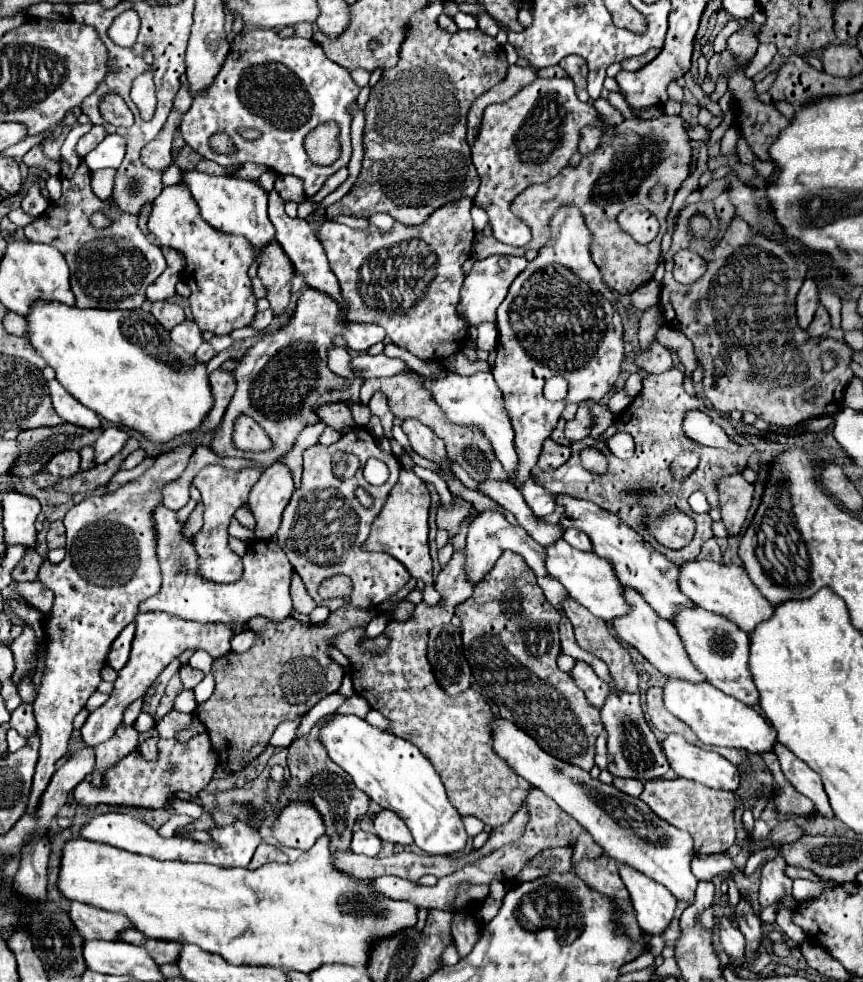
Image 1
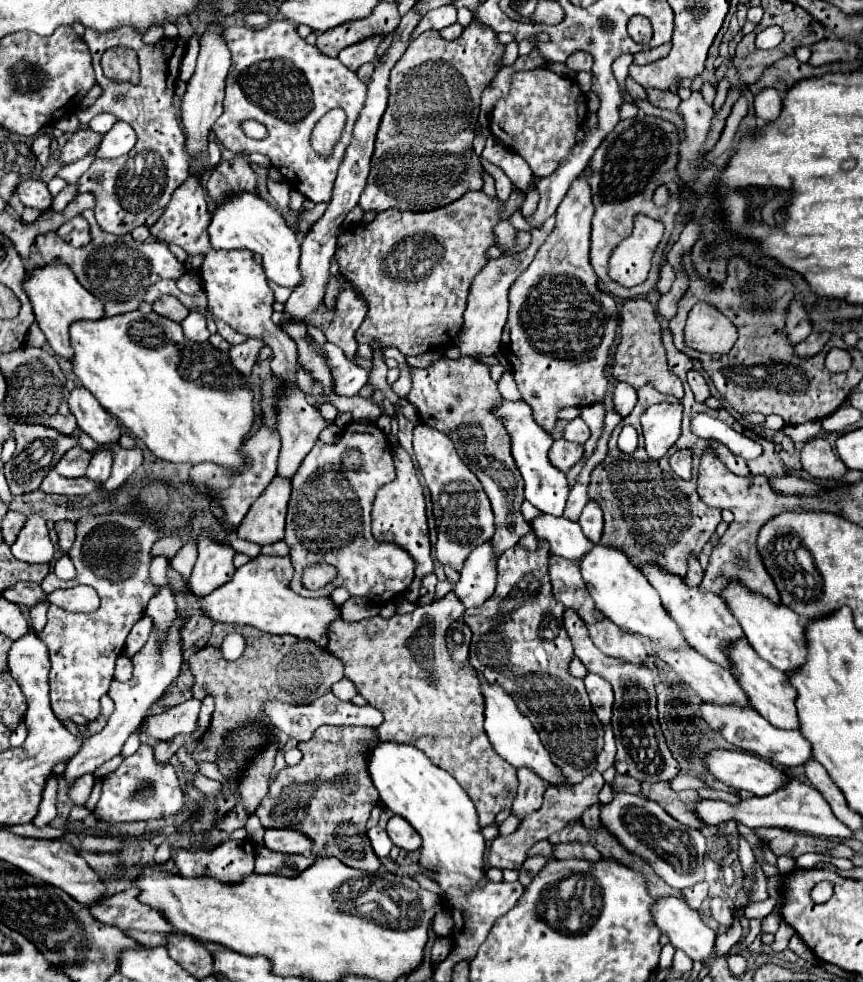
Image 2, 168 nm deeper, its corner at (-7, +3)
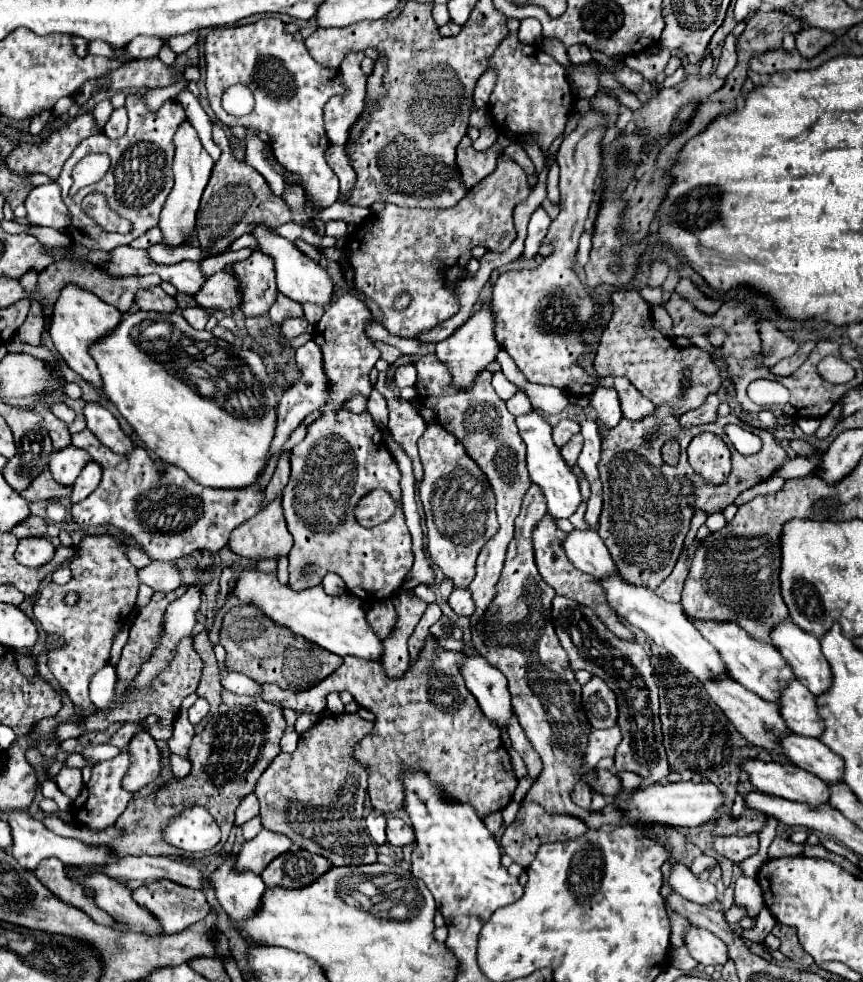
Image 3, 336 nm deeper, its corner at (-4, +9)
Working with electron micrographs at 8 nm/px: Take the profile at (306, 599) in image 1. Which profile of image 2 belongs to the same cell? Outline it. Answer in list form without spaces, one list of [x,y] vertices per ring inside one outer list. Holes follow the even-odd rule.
[[[450,591],[442,599],[434,599],[428,605],[418,605],[408,615],[394,615],[392,619],[382,619],[380,615],[362,619],[356,623],[346,623],[336,619],[330,623],[330,651],[338,659],[344,661],[344,673],[348,679],[354,681],[358,693],[376,709],[382,711],[384,723],[376,729],[380,739],[384,741],[398,741],[398,743],[412,743],[422,749],[430,759],[446,769],[468,793],[474,801],[480,825],[492,825],[494,817],[512,805],[514,795],[518,791],[516,769],[510,767],[496,751],[490,747],[484,731],[484,699],[480,691],[480,679],[472,665],[456,665],[452,663],[448,649],[446,649],[446,629],[452,621],[456,621],[464,613],[464,605],[454,593]]]

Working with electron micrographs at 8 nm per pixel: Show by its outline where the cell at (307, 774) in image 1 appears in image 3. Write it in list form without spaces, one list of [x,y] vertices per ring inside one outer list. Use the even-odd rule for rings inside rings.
[[[341,713],[341,715],[325,715],[321,721],[301,735],[295,753],[279,753],[267,771],[261,775],[255,787],[255,797],[261,805],[261,823],[265,829],[281,833],[289,837],[293,843],[301,845],[309,853],[317,853],[327,857],[335,867],[345,865],[363,865],[375,863],[377,851],[363,831],[363,799],[367,791],[367,769],[357,763],[351,755],[353,745],[363,739],[363,735],[371,733],[373,723],[361,719],[357,713]]]

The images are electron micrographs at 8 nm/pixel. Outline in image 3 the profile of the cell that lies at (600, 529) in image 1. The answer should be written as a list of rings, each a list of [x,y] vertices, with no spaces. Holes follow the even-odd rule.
[[[693,621],[693,623],[701,631],[701,635],[719,649],[723,661],[727,663],[731,677],[737,683],[741,683],[743,687],[747,687],[749,691],[753,691],[761,699],[767,699],[771,703],[779,703],[779,693],[783,691],[783,685],[787,685],[787,681],[791,681],[791,679],[795,679],[795,675],[791,673],[791,665],[787,665],[787,661],[783,661],[783,657],[779,657],[779,653],[775,653],[775,647],[763,645],[763,643],[751,639],[747,635],[747,631],[741,629],[733,621],[729,621],[729,623]]]

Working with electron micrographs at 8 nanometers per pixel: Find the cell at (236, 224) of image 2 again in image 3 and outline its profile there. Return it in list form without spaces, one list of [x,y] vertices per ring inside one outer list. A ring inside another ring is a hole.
[[[265,225],[255,227],[253,235],[259,241],[259,249],[275,259],[277,287],[279,287],[279,291],[285,297],[289,297],[289,299],[293,299],[297,303],[317,303],[317,305],[329,305],[331,303],[335,283],[333,283],[333,279],[327,275],[327,271],[319,263],[315,263],[313,259],[309,259],[307,255],[303,255],[291,241],[287,241],[287,239],[275,235],[275,233],[271,233],[269,227],[265,227]]]

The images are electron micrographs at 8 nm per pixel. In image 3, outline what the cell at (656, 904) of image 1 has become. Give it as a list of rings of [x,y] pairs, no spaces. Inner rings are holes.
[[[691,925],[685,935],[685,945],[699,965],[725,965],[729,961],[727,945],[707,929]]]

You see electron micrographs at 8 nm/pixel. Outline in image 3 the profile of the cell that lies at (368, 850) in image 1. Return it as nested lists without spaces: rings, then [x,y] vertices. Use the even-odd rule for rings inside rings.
[[[373,809],[367,815],[367,831],[377,845],[385,843],[385,823],[387,823],[387,819],[385,819],[385,813],[381,813],[381,811]]]

